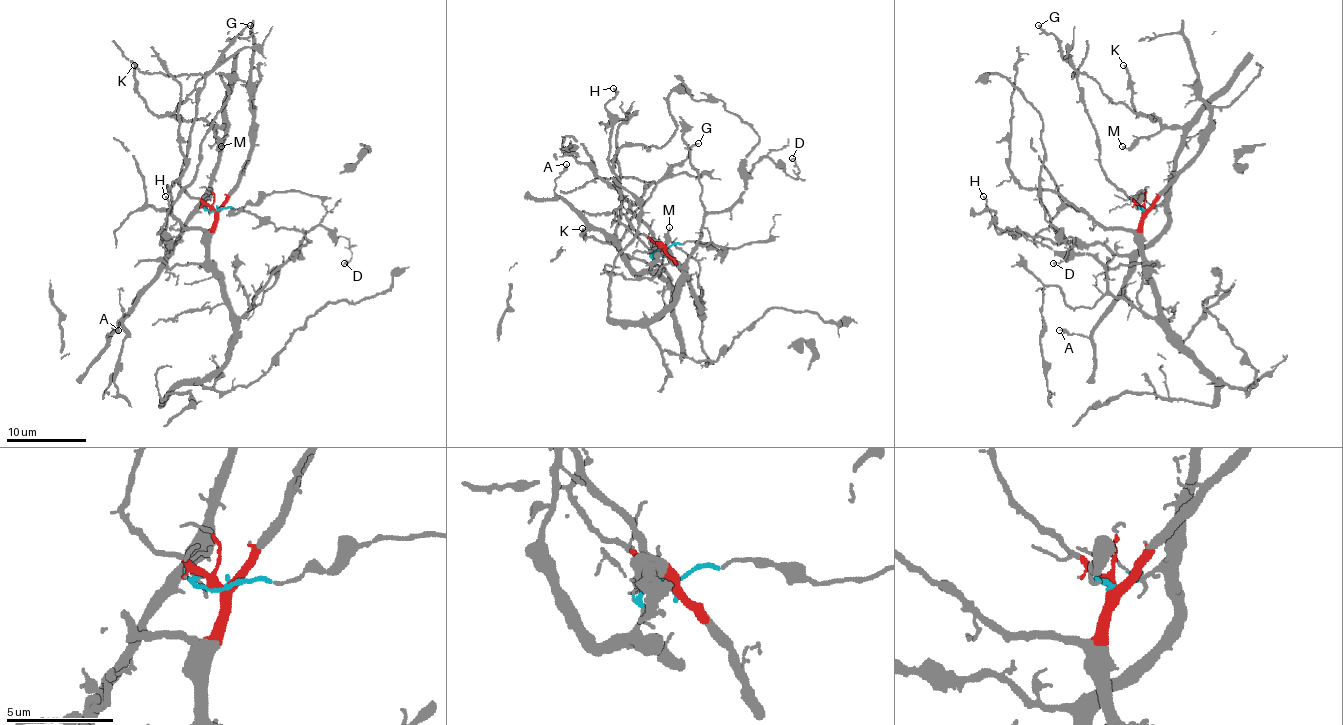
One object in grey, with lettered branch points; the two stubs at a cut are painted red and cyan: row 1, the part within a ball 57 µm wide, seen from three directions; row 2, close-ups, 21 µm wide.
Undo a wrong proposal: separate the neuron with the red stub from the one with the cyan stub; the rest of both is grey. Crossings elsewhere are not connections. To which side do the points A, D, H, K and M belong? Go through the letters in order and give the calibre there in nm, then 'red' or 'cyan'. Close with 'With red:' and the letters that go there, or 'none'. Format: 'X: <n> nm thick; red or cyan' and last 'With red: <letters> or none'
A: 320 nm thick; cyan
D: 150 nm thick; red
H: 140 nm thick; cyan
K: 240 nm thick; cyan
M: 130 nm thick; cyan
With red: D

